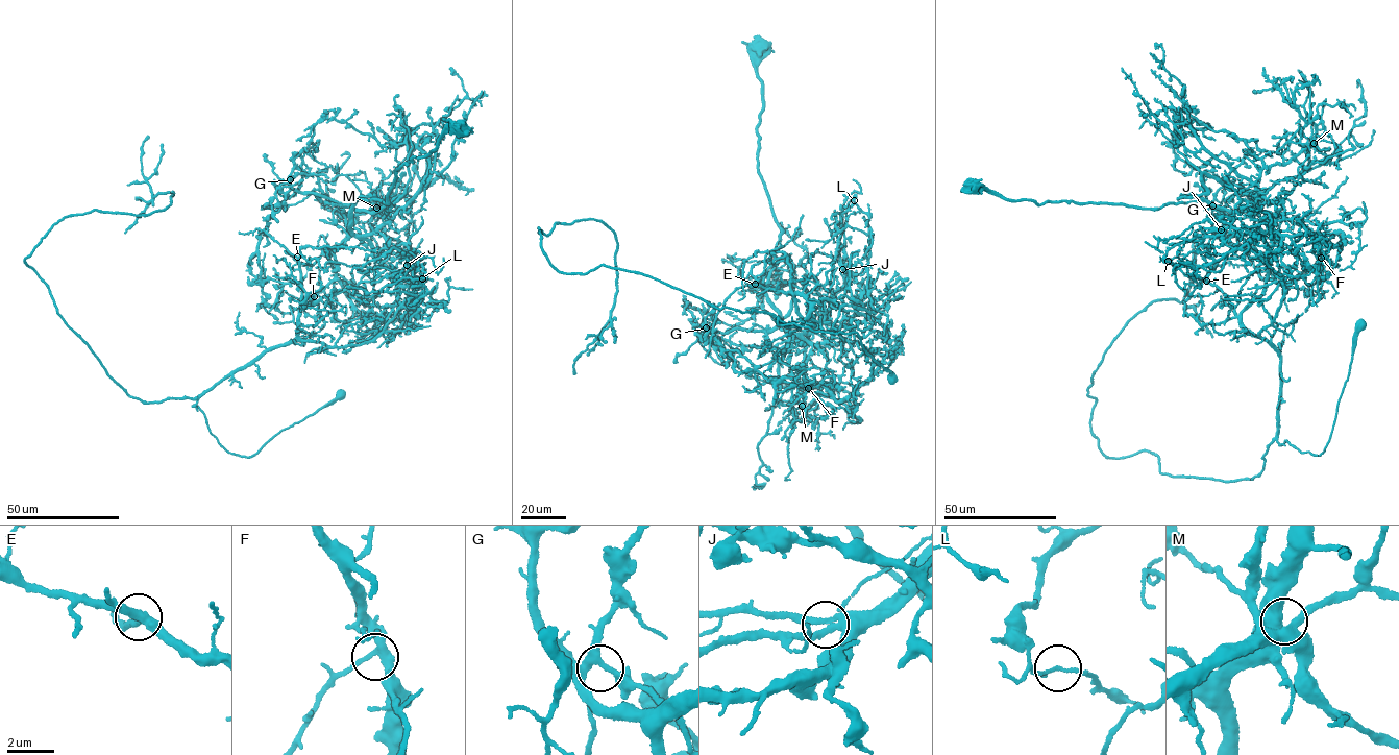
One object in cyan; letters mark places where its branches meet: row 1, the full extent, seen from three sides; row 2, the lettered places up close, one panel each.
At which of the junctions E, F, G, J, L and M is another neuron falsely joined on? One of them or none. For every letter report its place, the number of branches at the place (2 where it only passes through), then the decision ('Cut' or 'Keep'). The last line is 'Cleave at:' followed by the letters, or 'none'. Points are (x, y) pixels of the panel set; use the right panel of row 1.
E: Place: (1206, 281). Branches: 3. Keep
F: Place: (1321, 258). Branches: 3. Keep
G: Place: (1212, 205). Branches: 3. Keep
J: Place: (1221, 229). Branches: 3. Keep
L: Place: (1168, 261). Branches: 3. Cut
M: Place: (1314, 143). Branches: 3. Keep
Cleave at: L

